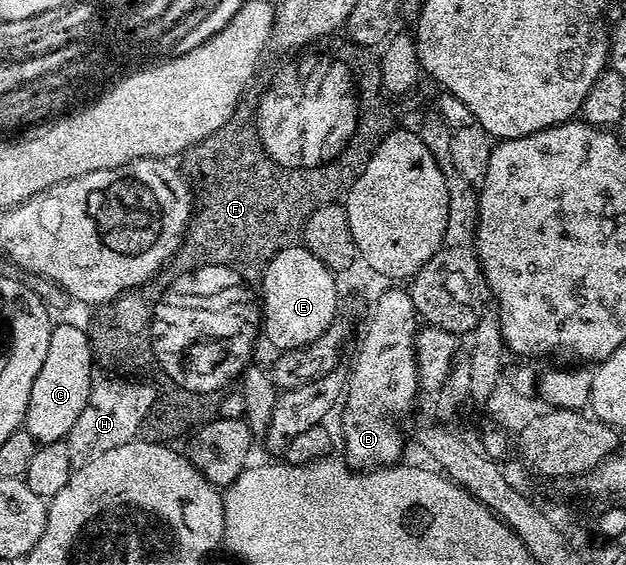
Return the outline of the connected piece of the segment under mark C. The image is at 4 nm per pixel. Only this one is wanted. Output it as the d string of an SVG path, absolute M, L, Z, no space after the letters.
M55 324L50 330L44 367L40 367L40 375L36 375L36 383L32 383L32 395L28 395L28 411L24 422L28 435L32 435L39 445L69 438L72 423L80 419L80 411L84 411L88 403L92 388L90 365L92 367L92 354L86 333L80 331L80 327Z

